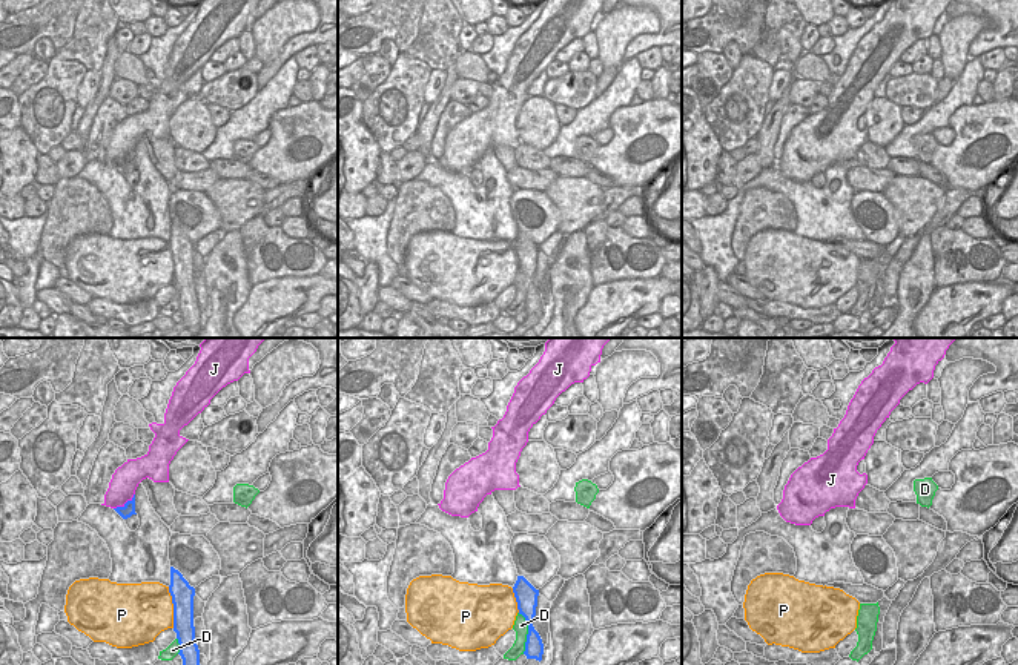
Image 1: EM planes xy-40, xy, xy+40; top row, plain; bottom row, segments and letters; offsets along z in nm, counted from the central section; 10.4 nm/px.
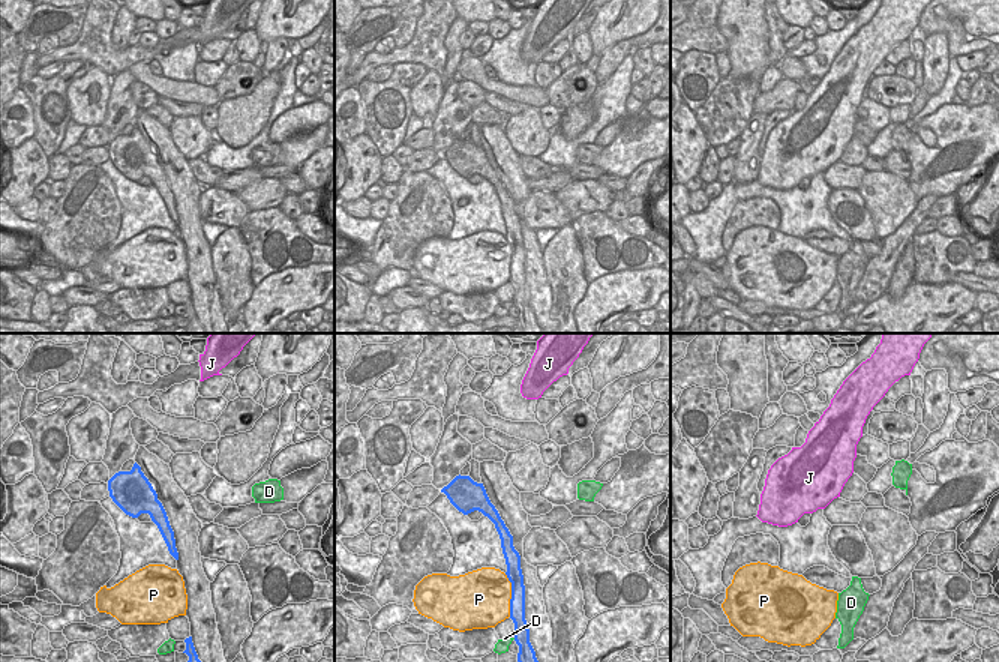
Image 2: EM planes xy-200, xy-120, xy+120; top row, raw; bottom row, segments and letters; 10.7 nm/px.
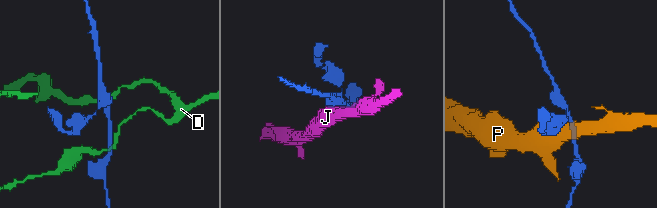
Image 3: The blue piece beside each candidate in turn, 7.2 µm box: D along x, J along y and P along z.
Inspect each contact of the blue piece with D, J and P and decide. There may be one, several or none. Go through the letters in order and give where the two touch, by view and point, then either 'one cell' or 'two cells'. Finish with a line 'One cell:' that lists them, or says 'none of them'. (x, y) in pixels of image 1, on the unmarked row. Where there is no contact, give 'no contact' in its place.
D: xy (528, 289) | two cells
J: xy-40 (126, 158) | two cells
P: xy-40 (174, 263) | two cells
One cell: none of them

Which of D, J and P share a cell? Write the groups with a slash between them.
D / J / P

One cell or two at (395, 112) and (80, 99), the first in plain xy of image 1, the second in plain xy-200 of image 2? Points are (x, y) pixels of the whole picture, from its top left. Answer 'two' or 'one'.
two

